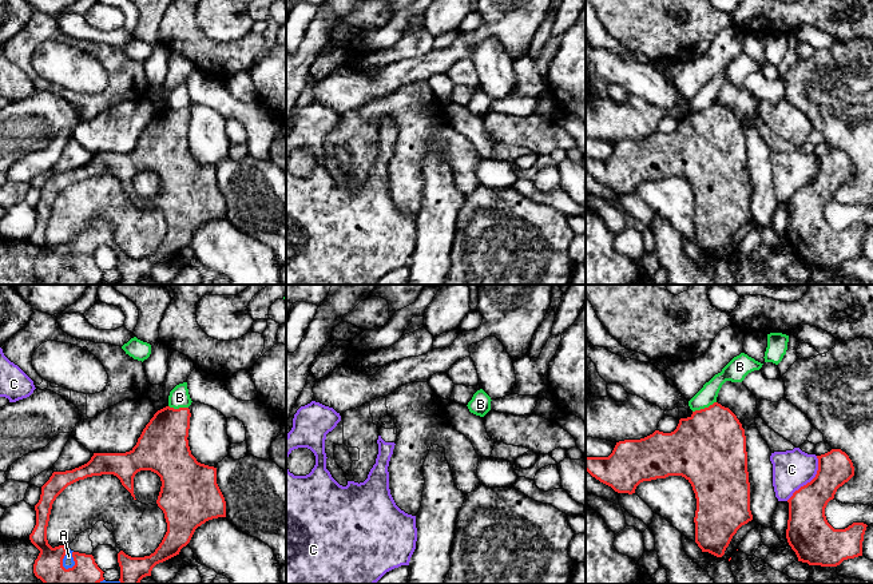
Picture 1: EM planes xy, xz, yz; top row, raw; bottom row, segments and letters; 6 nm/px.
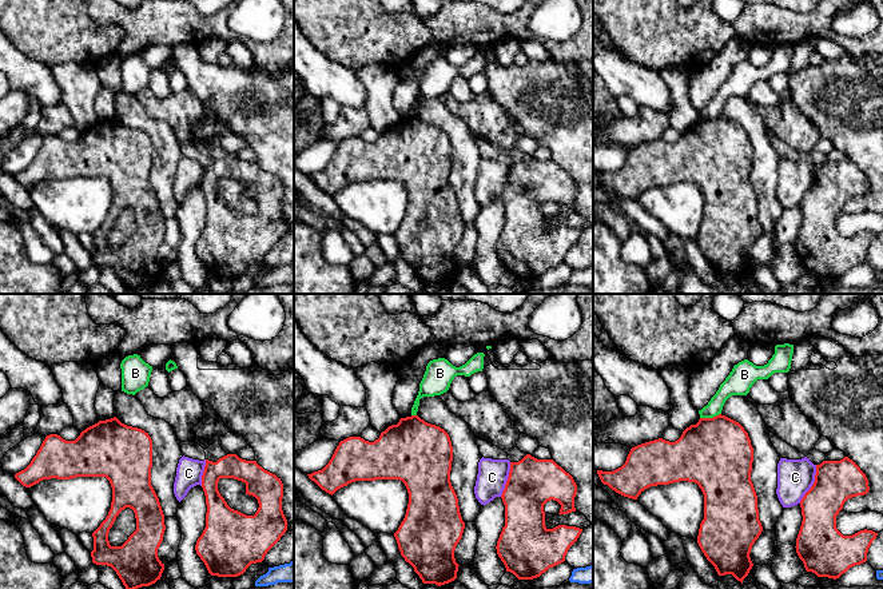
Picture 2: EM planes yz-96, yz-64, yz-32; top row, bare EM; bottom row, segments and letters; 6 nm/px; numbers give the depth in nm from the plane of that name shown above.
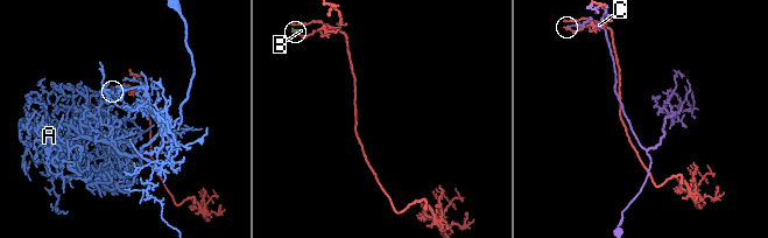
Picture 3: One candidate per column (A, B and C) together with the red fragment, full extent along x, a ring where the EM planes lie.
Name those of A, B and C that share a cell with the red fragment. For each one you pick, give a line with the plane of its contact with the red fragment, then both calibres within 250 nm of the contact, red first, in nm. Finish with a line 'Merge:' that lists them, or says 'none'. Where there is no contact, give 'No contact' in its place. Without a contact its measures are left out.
Merge: none

